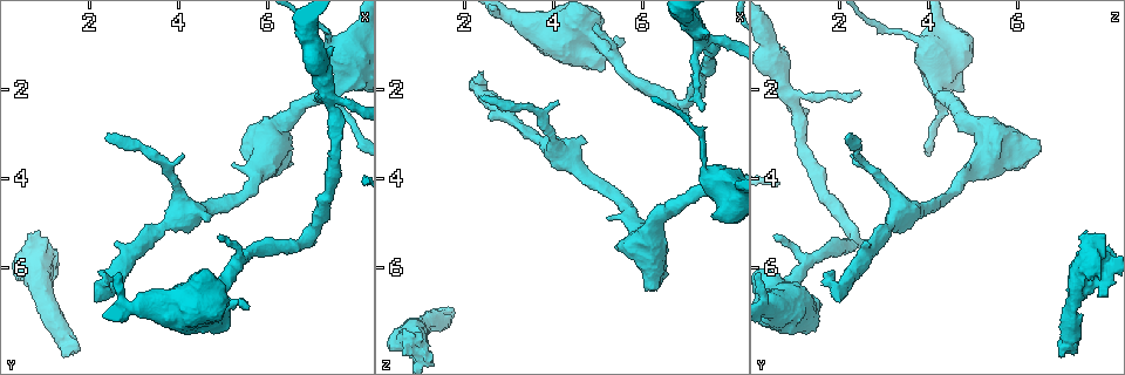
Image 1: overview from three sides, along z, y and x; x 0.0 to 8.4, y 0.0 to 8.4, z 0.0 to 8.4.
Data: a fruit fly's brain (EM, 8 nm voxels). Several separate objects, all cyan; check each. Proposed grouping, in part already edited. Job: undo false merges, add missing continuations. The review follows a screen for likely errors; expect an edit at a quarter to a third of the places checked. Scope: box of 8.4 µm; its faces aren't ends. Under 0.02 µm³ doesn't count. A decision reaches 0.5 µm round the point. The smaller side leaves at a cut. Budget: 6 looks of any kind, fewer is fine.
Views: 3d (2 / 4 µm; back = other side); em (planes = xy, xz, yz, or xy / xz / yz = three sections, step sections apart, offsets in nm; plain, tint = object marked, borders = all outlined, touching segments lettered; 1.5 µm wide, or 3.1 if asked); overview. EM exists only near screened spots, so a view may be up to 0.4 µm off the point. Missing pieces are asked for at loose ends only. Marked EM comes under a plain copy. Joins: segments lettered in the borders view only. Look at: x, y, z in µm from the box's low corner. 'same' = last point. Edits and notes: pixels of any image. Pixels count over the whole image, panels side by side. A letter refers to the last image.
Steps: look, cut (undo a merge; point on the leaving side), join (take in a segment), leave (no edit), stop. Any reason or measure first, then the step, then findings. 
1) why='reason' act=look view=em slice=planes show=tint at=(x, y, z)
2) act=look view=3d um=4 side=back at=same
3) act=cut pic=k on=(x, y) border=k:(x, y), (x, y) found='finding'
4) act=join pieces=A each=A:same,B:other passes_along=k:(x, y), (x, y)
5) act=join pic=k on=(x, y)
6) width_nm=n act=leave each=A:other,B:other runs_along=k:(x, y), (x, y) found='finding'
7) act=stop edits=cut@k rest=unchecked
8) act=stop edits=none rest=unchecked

act=look view=em slice=xy step=8 show=borders at=(5.55, 6.90, 0.90)

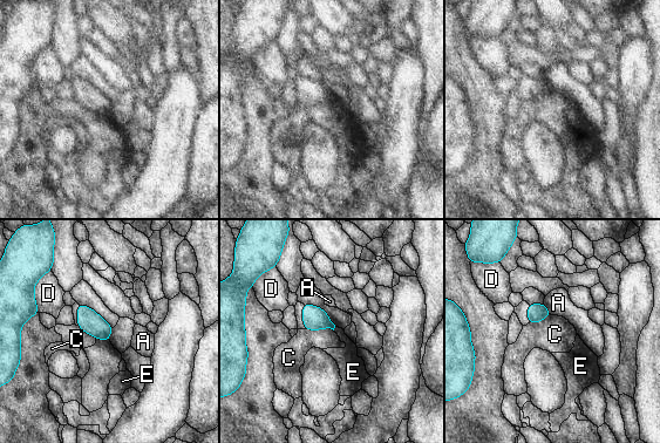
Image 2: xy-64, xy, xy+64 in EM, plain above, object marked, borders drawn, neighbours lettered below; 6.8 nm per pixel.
why='another direction' act=look view=em slice=planes show=borders at=same

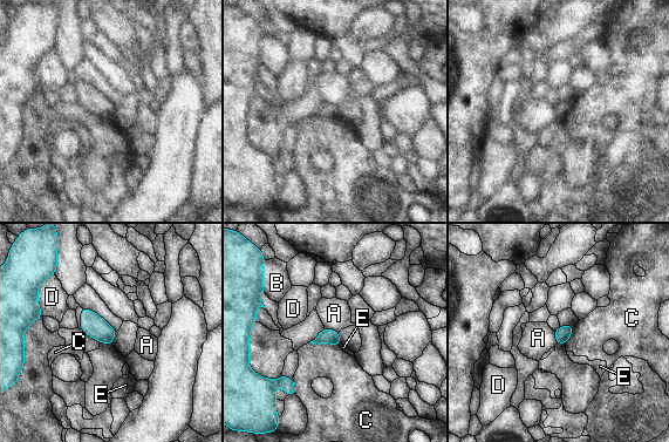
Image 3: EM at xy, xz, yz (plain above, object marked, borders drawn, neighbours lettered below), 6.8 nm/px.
act=leave each=A:other,B:other,C:other,D:other,E:other border=3:(325, 327), (339, 332) found='no lettered segment goes on from it'

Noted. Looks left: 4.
why='an open end' act=look view=3d um=4 at=(4.95, 5.25, 0.55)

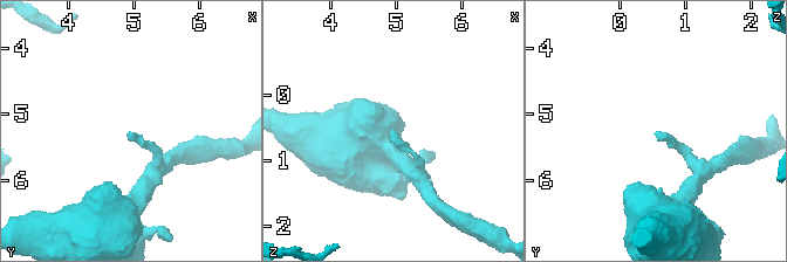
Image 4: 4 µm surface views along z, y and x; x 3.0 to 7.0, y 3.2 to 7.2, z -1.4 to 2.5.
act=look view=em slice=planes show=borders at=(4.90, 5.25, 0.55)

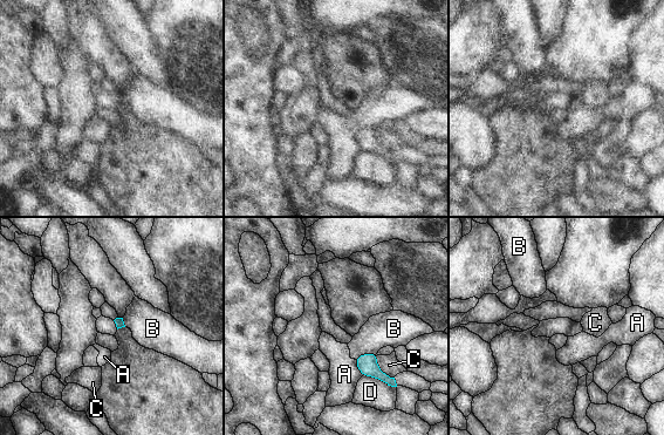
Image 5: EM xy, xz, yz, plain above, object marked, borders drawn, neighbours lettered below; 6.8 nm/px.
act=leave each=A:other,B:other,C:other,D:other border=5:(375, 353), (363, 353), (354, 359) found='none of them fits'

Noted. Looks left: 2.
why='an open end' act=look view=em slice=planes show=borders at=(4.10, 3.50, 2.30)

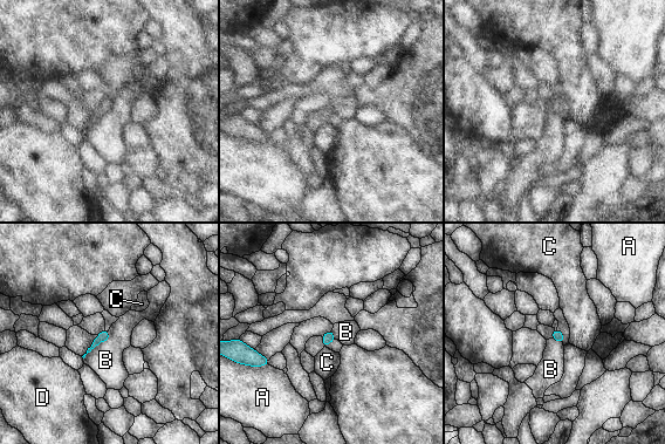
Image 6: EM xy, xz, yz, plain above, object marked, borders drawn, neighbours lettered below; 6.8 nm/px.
act=leave each=A:other,B:other,C:other,D:other found='none of them fits'

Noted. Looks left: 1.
act=stop edits=none rest=unchecked

